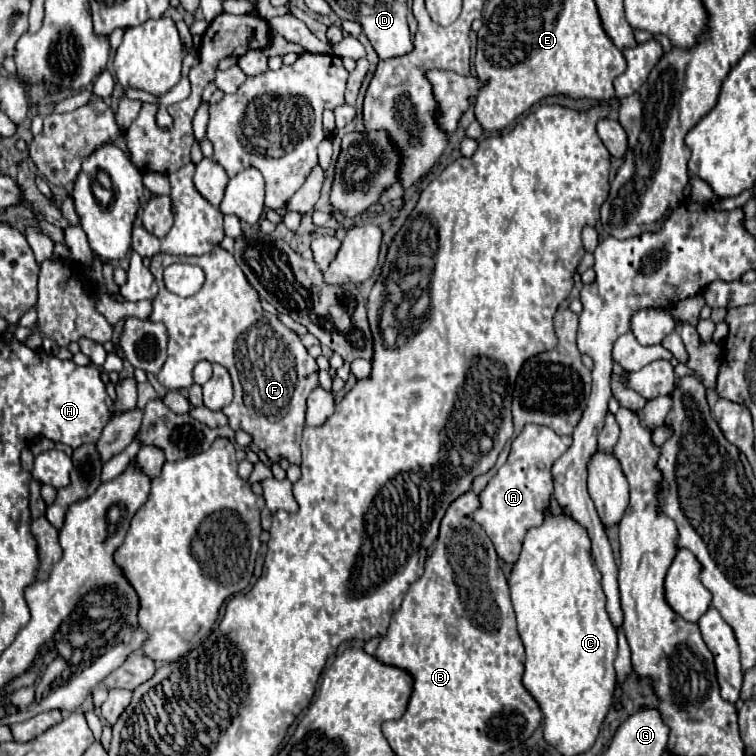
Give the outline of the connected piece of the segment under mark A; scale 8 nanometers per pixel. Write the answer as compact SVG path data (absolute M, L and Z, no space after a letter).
M527 425L511 445L507 463L497 471L489 485L481 491L481 507L471 515L485 533L491 537L497 555L509 563L515 563L521 551L525 531L539 525L549 513L549 497L553 495L551 465L571 447L571 437L557 435L549 427Z

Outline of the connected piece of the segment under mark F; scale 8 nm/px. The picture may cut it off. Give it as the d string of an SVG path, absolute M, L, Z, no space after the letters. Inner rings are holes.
M219 245L213 247L211 253L205 253L201 257L175 257L175 255L159 253L151 259L151 273L159 285L159 293L153 299L153 311L149 319L155 323L163 323L167 327L167 337L169 337L167 361L157 375L159 383L169 390L190 388L194 384L193 368L199 361L207 360L225 365L231 373L233 389L235 389L235 397L231 405L221 409L229 419L229 427L233 431L241 429L249 433L253 437L253 443L259 449L263 449L269 455L269 459L277 461L279 457L285 457L289 463L299 465L301 463L301 431L305 427L305 399L319 385L317 363L301 345L299 337L291 329L287 329L277 317L263 317L257 291L249 285L241 267L235 263L233 255L227 253ZM173 263L191 263L203 269L205 283L199 293L195 293L193 297L179 297L165 289L163 269Z

